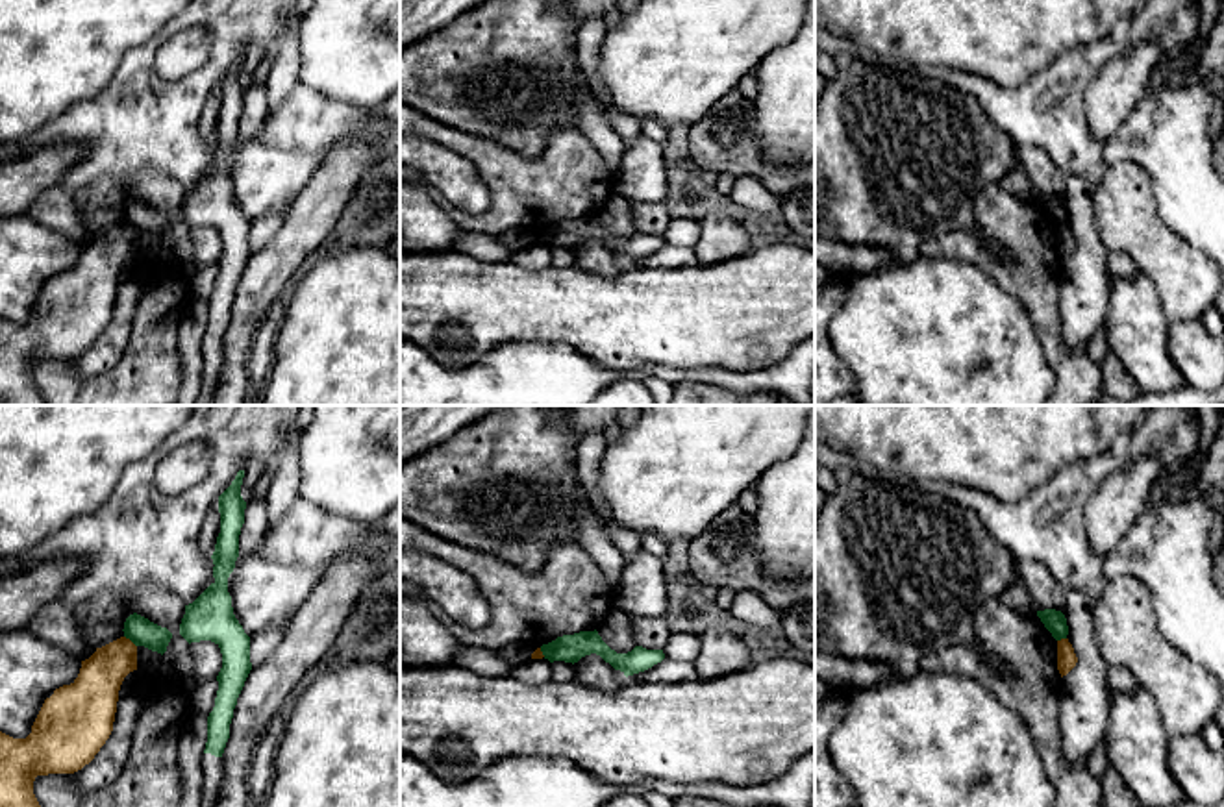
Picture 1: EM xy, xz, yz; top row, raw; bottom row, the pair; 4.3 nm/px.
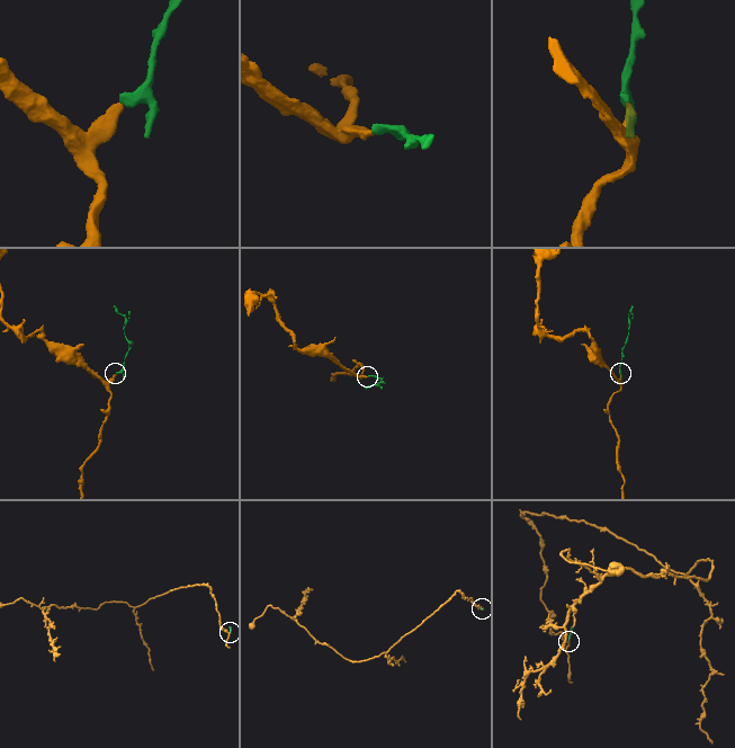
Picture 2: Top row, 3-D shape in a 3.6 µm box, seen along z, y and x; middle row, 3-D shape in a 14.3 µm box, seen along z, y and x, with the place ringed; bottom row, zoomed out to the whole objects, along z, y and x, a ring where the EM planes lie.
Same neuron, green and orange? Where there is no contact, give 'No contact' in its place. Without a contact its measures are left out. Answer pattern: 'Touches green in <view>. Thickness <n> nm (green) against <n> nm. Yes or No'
Touches green in xy. Thickness 120 nm (green) against 190 nm. No

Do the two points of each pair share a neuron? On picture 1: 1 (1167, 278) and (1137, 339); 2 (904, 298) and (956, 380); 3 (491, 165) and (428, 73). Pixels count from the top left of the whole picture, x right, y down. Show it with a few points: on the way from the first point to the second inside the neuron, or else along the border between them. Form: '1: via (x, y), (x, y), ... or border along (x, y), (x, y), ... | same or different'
1: border along (1139, 271), (1150, 282), (1160, 308), (1169, 321) | different
2: via (904, 319), (945, 360) | same
3: border along (428, 117), (484, 136), (510, 150) | different

